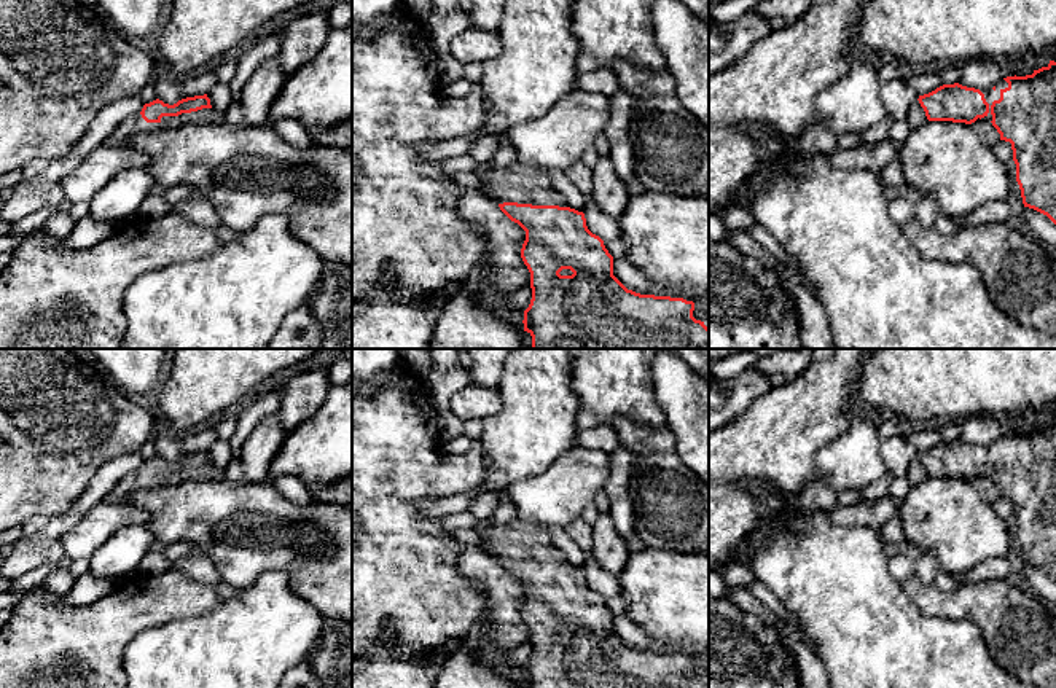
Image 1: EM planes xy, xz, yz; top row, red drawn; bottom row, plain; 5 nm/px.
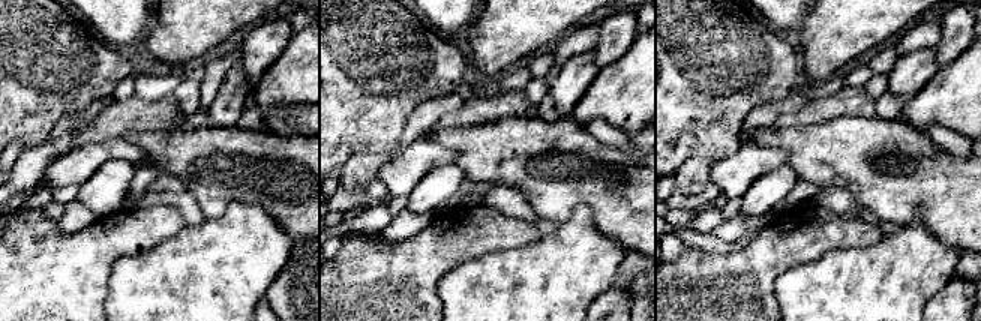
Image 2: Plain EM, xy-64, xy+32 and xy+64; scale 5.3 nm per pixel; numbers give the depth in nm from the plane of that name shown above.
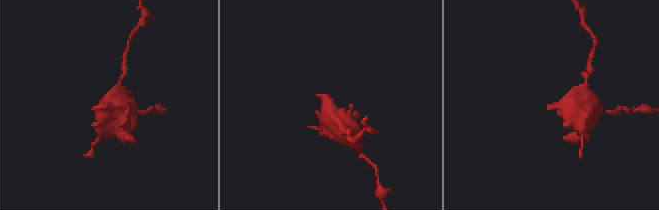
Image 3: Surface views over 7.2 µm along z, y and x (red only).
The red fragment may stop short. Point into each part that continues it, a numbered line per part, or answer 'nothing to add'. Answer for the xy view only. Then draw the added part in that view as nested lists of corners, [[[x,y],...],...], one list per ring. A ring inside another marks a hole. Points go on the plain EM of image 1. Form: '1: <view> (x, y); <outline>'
1: xy (134, 481); [[[212,465],[182,470],[178,473],[162,473],[159,479],[147,479],[142,471],[137,470],[126,475],[104,500],[108,503],[121,503],[135,491],[158,486],[177,486],[185,481],[220,479],[221,476],[223,473],[215,470]]]

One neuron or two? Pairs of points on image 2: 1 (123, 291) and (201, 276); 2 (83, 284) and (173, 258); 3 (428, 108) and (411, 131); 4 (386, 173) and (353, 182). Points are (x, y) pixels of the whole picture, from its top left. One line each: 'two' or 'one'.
1: one
2: two
3: one
4: two

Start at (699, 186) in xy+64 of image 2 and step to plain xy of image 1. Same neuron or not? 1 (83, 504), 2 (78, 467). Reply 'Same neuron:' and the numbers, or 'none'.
Same neuron: 1

